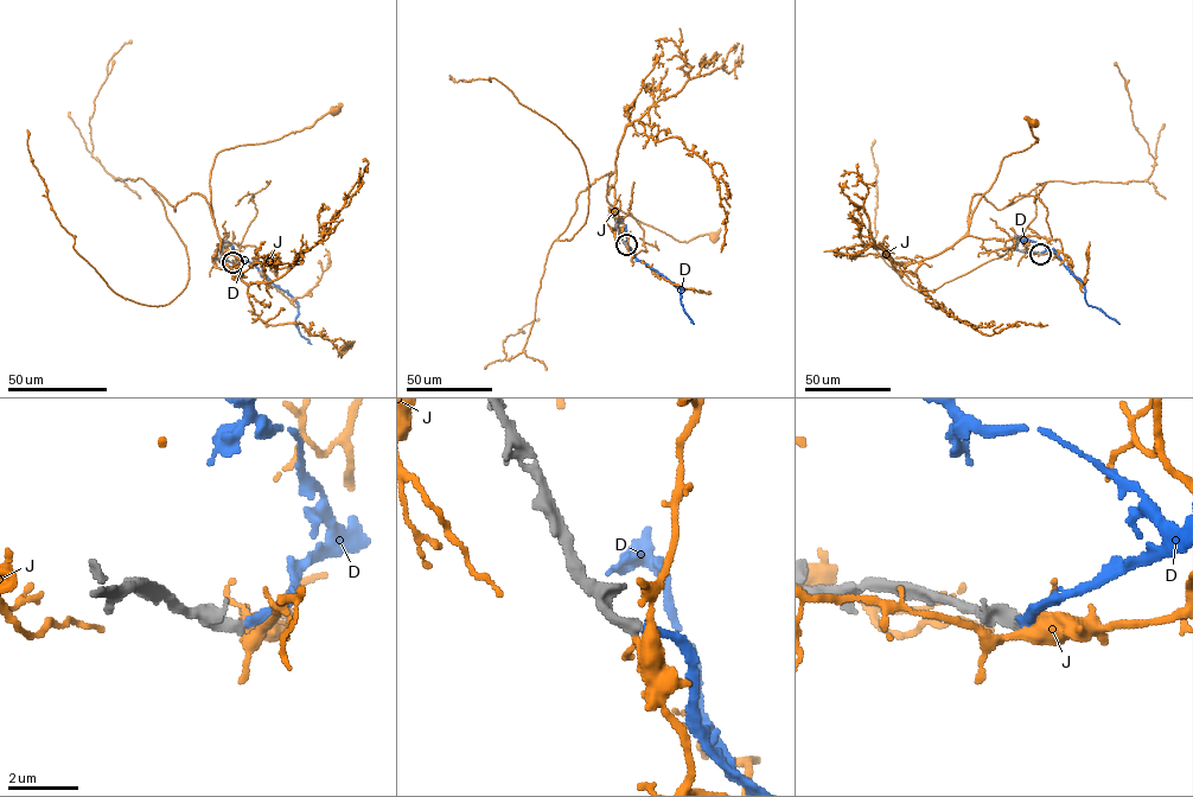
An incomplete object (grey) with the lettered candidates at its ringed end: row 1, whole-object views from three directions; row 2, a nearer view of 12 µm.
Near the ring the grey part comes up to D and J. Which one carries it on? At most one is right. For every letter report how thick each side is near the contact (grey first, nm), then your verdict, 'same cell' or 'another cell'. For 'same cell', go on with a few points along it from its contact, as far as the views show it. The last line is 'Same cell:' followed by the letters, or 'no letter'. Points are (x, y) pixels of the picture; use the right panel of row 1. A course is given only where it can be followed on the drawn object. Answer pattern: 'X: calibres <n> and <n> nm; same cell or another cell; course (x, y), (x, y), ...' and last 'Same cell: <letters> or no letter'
D: calibres 360 and 280 nm; same cell; course (1040, 254), (1053, 249), (1083, 284), (1086, 303), (1120, 324)
J: calibres 360 and 360 nm; another cell
Same cell: D

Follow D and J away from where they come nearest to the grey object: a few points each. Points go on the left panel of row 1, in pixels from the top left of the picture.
D: (233, 262), (241, 257), (252, 262), (294, 299), (297, 326), (311, 344)
J: (233, 262), (238, 257), (237, 244), (217, 248), (209, 185), (215, 155), (279, 140), (333, 110)

